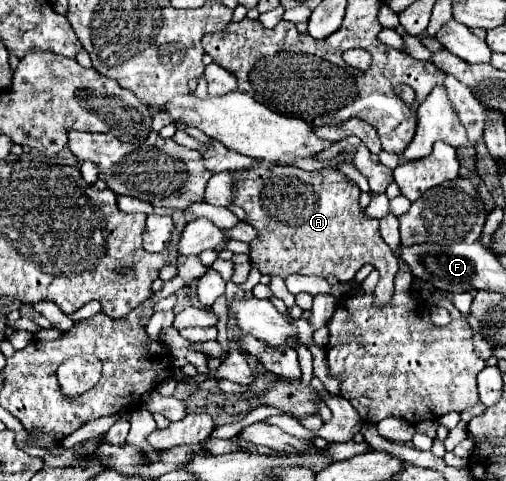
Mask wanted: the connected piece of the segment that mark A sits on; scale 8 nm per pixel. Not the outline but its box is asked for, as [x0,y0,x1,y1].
[233,162,399,304]

